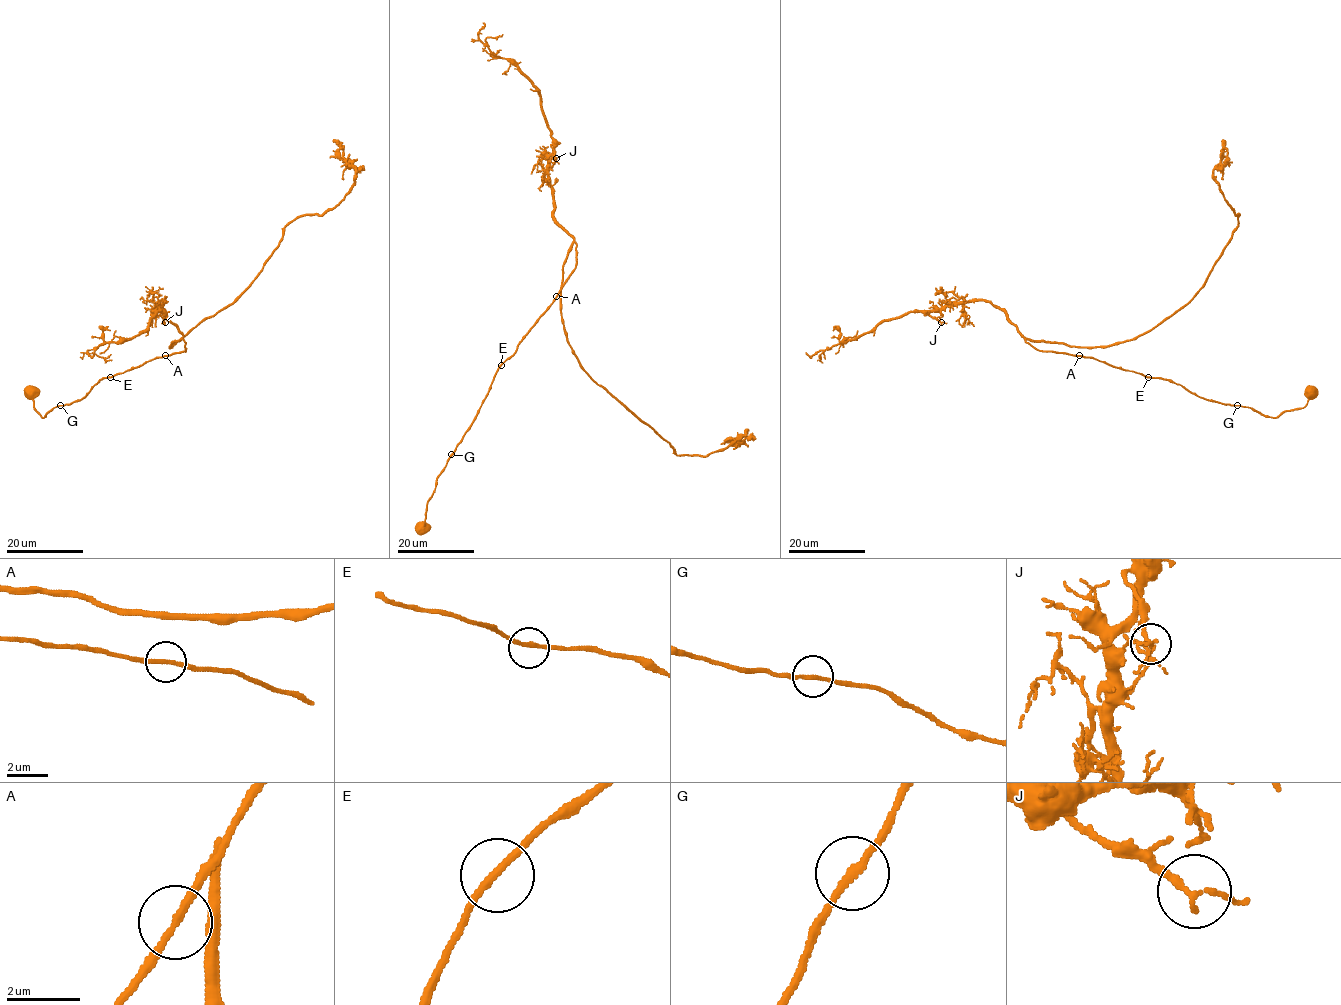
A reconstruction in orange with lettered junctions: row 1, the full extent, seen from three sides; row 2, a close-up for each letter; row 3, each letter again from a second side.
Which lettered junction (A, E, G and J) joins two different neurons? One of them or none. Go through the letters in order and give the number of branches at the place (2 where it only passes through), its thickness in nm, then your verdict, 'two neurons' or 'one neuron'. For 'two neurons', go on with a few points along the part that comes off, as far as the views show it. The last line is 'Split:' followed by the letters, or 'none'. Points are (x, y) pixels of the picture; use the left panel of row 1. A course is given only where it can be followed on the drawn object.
A: 2 branches meet; 190 nm thick; one neuron
E: 2 branches meet; 190 nm thick; one neuron
G: 2 branches meet; 180 nm thick; one neuron
J: 2 branches meet; 170 nm thick; one neuron
Split: none

